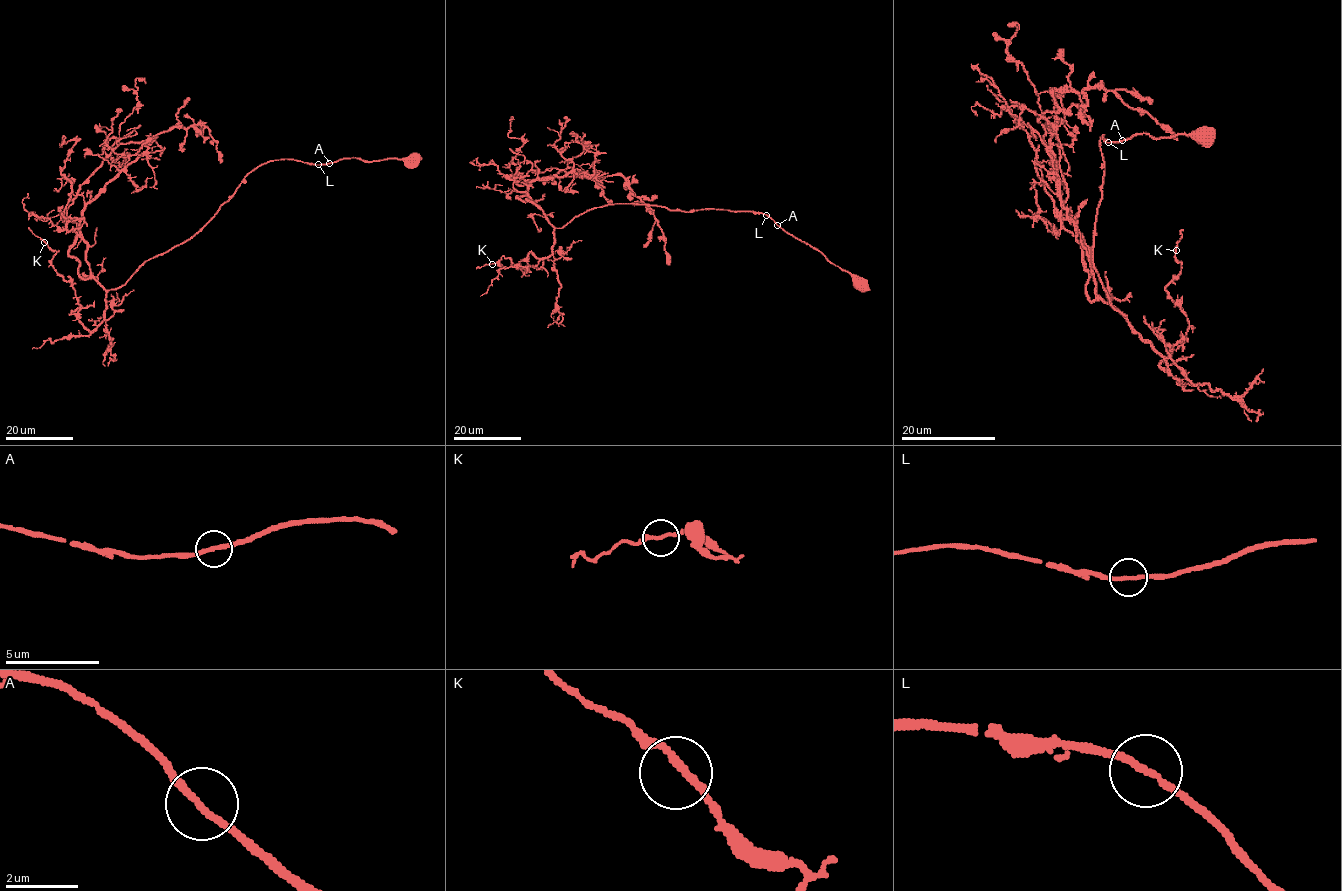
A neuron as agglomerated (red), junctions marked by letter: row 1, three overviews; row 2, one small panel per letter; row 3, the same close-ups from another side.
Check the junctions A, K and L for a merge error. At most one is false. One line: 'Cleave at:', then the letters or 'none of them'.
Cleave at: none of them

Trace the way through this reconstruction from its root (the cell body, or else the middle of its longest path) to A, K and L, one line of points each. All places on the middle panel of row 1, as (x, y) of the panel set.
A: (861, 283), (862, 280), (854, 278), (778, 225)
K: (861, 283), (764, 214), (637, 204), (576, 216), (523, 273), (503, 256), (504, 267), (492, 264)
L: (861, 283), (862, 280), (854, 278), (819, 251), (784, 232), (767, 215)

